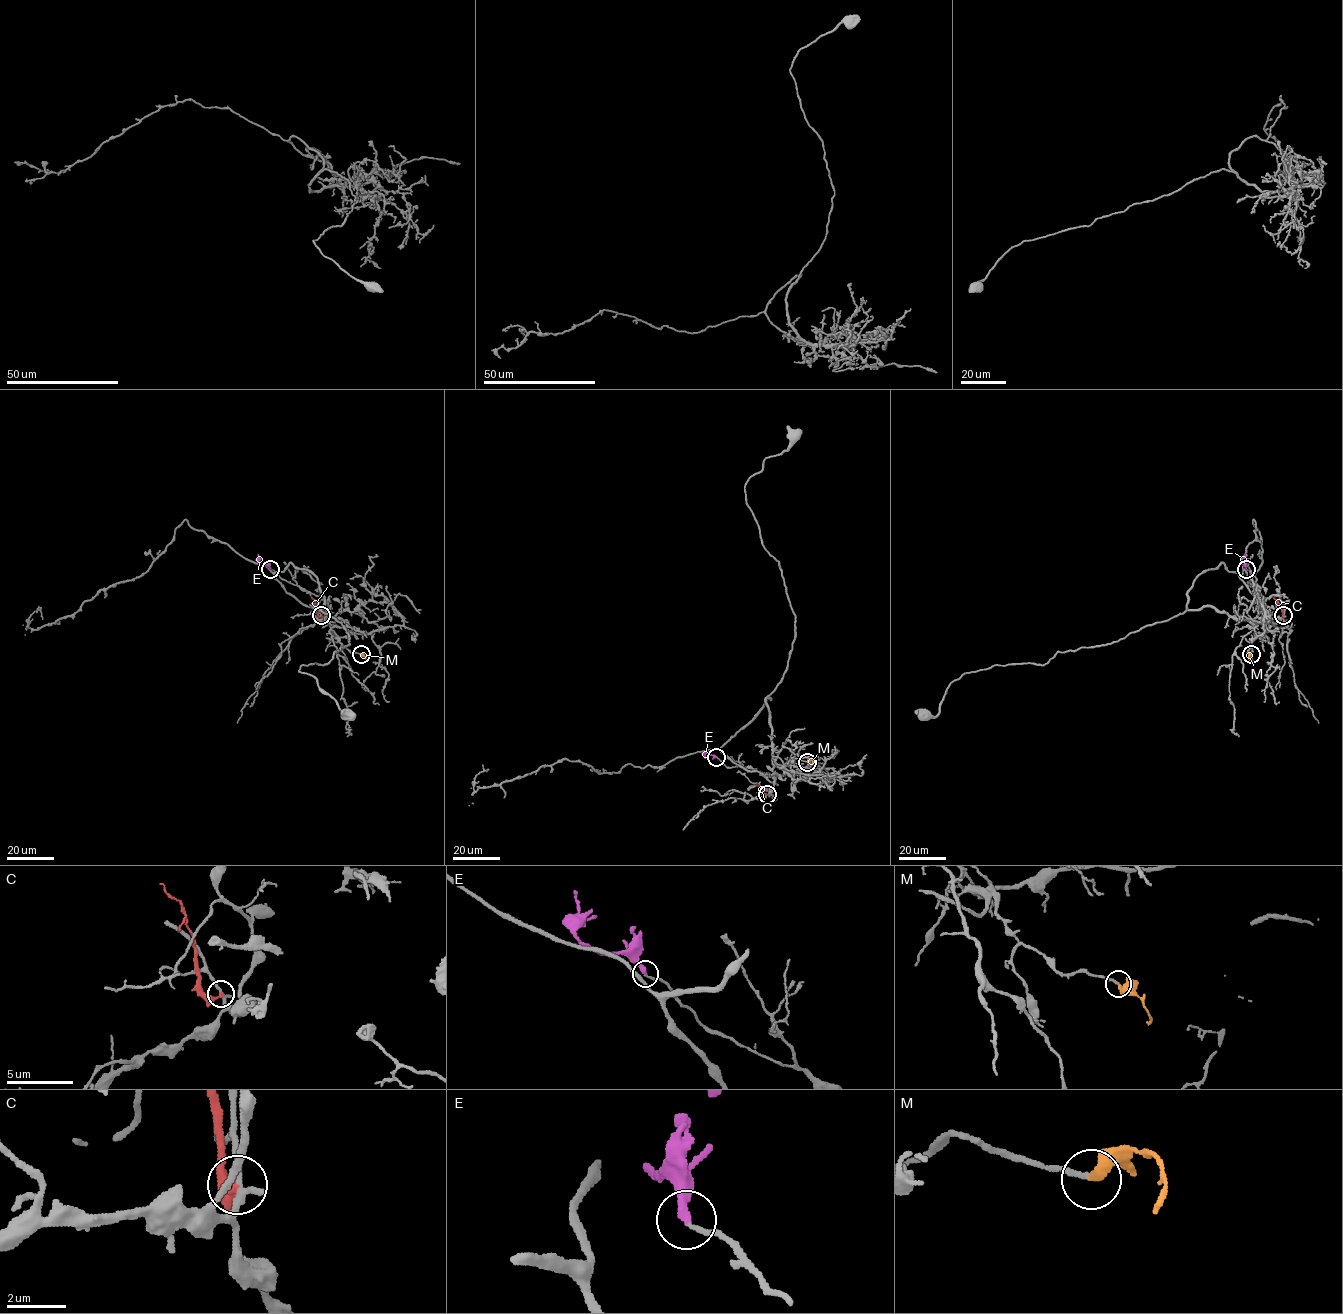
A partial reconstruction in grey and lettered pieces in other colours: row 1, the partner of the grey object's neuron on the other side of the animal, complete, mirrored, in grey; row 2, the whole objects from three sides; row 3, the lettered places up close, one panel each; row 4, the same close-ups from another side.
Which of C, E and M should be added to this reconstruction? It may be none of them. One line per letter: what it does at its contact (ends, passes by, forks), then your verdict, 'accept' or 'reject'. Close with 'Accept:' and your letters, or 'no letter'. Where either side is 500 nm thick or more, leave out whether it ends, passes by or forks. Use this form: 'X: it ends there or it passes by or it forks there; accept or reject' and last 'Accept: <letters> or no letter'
C: it ends there; reject
E: it ends there; reject
M: it ends there; accept
Accept: M

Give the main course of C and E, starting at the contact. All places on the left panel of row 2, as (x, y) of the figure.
C: (321, 615), (318, 615), (315, 601), (310, 596)
E: (270, 568), (258, 561), (258, 554)

